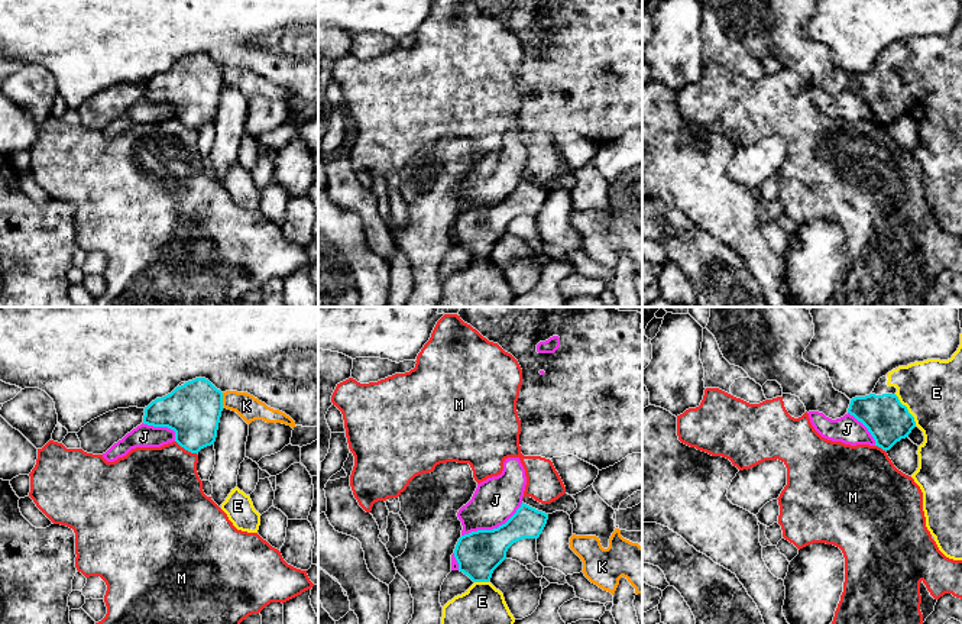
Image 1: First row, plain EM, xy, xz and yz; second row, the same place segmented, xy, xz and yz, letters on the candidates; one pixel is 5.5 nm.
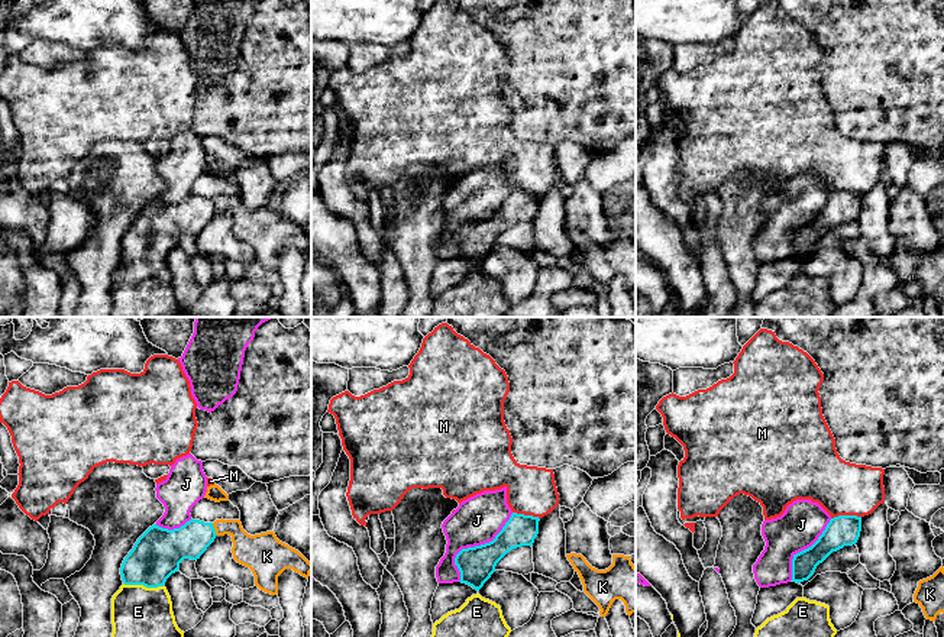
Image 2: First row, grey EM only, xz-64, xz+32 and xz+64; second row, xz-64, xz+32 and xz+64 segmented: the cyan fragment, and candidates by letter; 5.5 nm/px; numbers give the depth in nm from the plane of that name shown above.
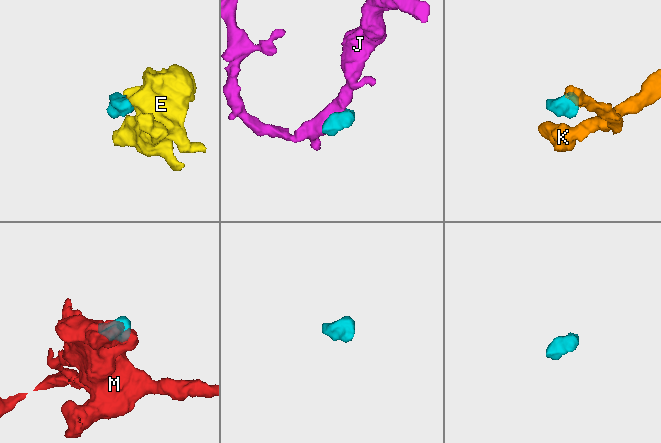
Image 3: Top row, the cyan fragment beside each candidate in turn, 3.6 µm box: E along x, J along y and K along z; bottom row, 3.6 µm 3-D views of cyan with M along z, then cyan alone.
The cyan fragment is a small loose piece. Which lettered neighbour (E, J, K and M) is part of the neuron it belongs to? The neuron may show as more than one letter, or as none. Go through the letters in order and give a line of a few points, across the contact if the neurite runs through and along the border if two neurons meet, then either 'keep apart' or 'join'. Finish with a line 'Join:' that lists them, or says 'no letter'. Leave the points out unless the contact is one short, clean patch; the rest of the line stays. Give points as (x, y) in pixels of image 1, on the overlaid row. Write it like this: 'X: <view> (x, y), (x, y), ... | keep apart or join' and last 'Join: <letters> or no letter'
E: yz (887, 420), (907, 410), (932, 390) | join
J: keep apart
K: xy (222, 393), (223, 406) | keep apart
M: xy (175, 440), (197, 455) | keep apart
Join: E

